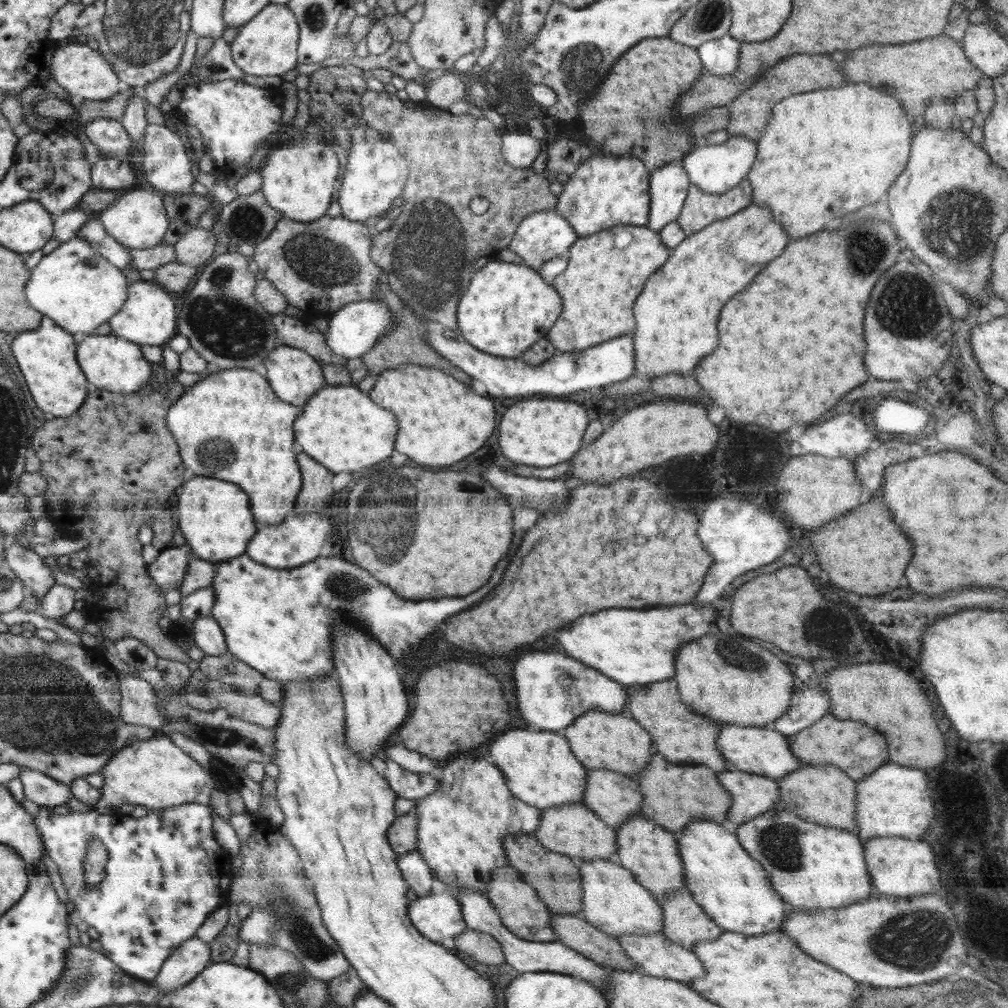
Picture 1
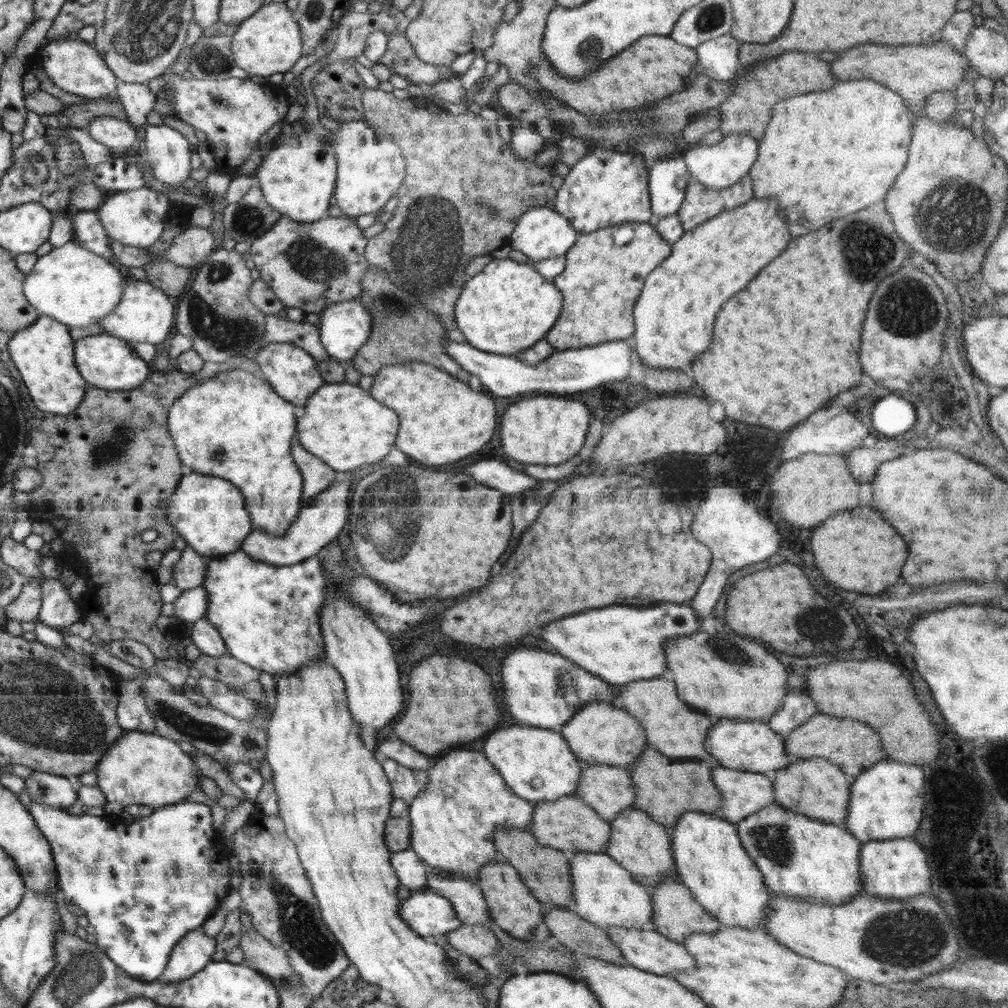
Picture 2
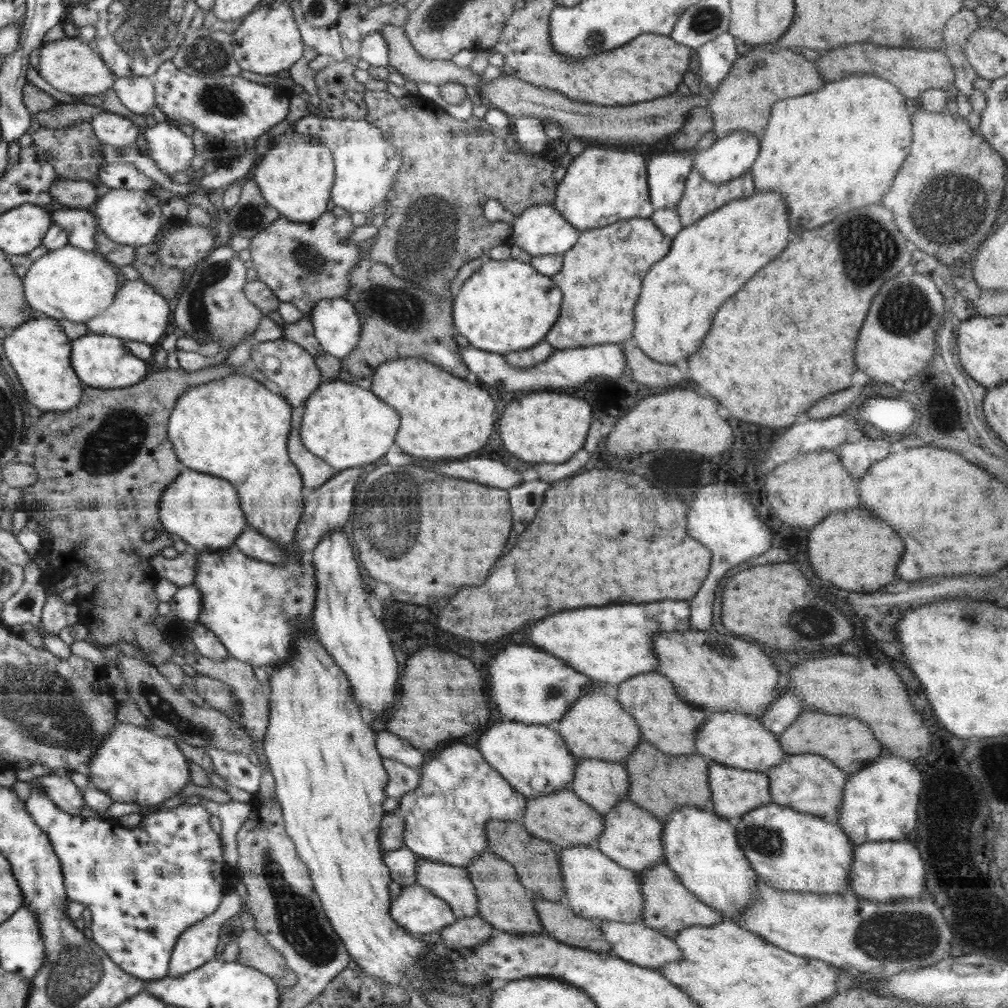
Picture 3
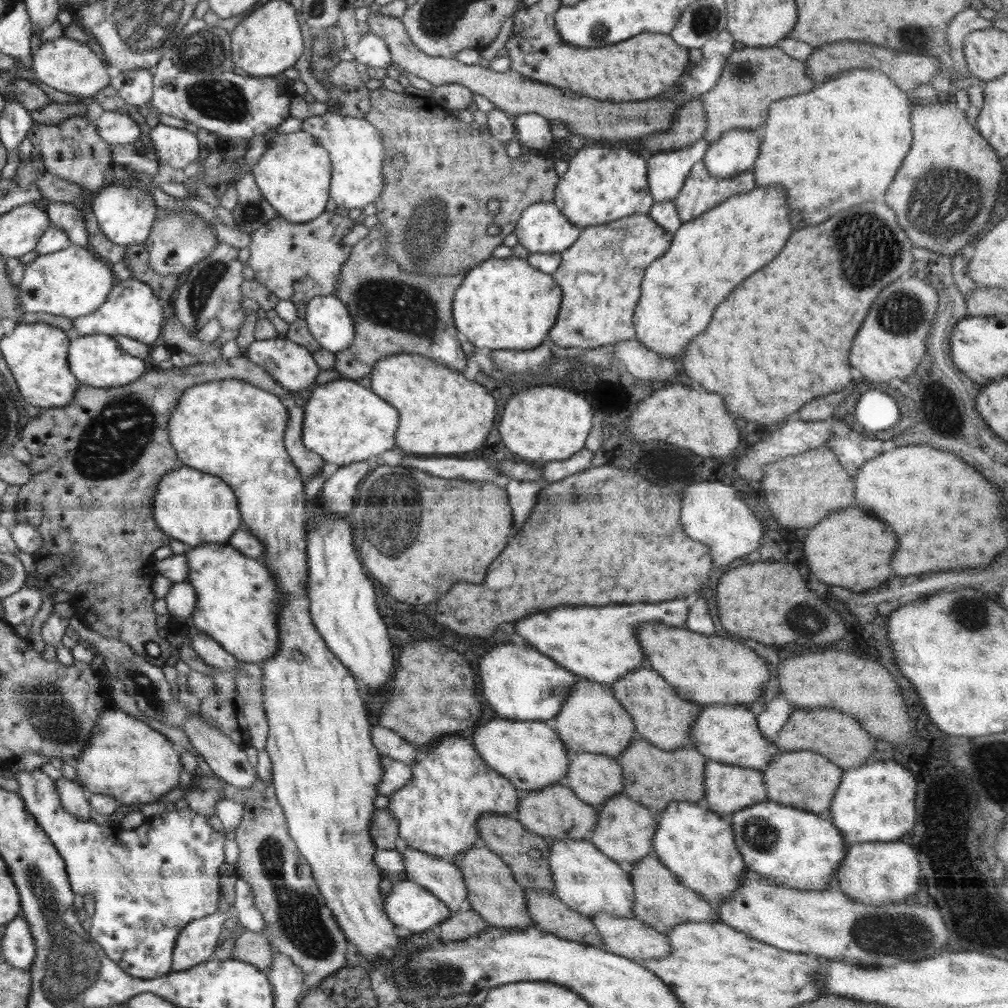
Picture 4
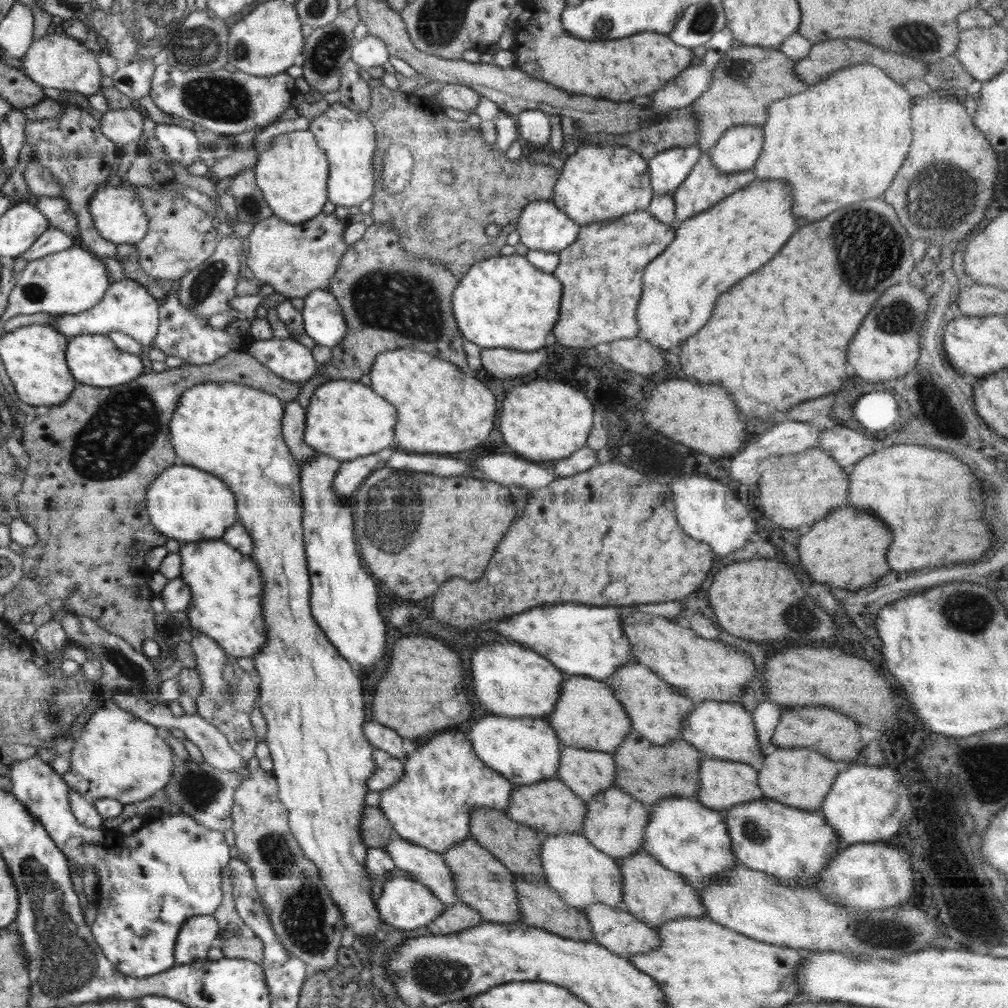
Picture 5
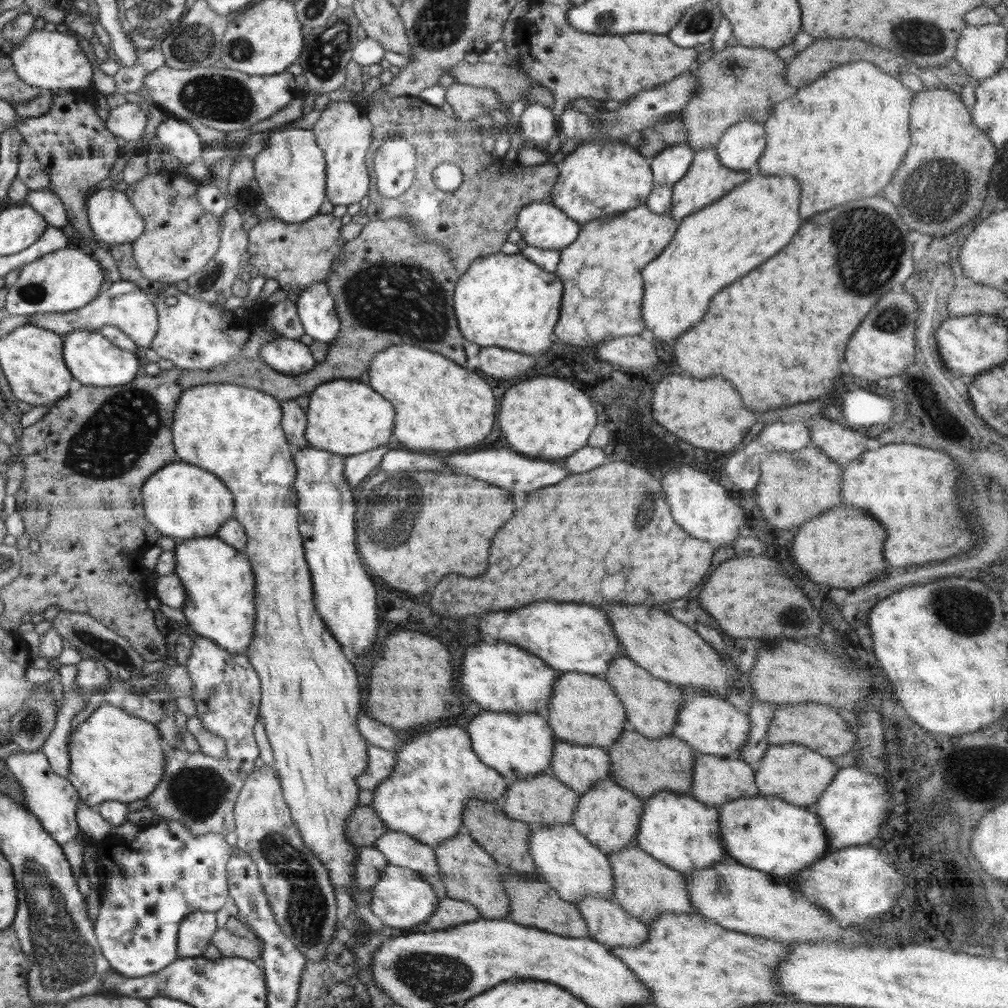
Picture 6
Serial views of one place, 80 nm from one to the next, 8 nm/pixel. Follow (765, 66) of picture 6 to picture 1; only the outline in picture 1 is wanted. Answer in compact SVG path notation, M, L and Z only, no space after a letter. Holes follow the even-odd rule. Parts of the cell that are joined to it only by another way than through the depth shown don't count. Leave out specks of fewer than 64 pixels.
M796 54L792 55L792 57L786 57L774 67L767 69L766 73L750 88L728 104L728 108L731 110L731 121L727 124L726 130L730 137L745 136L757 142L771 119L773 107L783 99L798 93L818 89L840 88L847 83L848 80L840 72L840 66L836 62L832 62L830 58L826 58L826 56ZM832 66L834 66L834 72L832 72Z

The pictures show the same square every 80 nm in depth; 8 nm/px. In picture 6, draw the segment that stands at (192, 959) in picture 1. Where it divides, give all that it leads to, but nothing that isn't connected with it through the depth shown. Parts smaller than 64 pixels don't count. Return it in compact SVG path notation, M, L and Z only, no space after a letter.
M195 910L182 919L177 938L177 958L202 957L216 929L214 912Z

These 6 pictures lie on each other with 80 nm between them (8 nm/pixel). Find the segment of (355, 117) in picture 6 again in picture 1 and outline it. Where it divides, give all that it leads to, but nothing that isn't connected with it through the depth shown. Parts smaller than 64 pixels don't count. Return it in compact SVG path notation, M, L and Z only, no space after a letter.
M366 124L348 128L352 133L352 148L348 153L348 163L339 187L338 204L344 219L363 223L374 216L384 216L391 209L394 200L401 196L405 187L409 168L401 152L390 140L380 136Z

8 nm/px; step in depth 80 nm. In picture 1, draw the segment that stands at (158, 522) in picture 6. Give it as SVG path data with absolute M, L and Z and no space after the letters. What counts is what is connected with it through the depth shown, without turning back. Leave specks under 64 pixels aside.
M195 475L182 484L173 507L178 509L178 526L194 556L210 563L228 562L245 554L250 539L258 530L252 518L249 496L239 486L227 480Z

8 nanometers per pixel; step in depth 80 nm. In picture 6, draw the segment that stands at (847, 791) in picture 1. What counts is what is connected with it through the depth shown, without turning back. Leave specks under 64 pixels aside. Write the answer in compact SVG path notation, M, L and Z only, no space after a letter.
M769 745L759 769L755 771L755 783L762 797L774 796L799 807L813 809L839 769L836 762L806 746Z

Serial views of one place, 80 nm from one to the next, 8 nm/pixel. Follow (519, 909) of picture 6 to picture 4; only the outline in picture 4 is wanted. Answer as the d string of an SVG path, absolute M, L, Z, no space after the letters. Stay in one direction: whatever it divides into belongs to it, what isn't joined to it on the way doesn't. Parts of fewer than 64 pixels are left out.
M524 887L524 890L527 909L538 929L566 941L604 947L591 917L572 910L556 894L534 888Z

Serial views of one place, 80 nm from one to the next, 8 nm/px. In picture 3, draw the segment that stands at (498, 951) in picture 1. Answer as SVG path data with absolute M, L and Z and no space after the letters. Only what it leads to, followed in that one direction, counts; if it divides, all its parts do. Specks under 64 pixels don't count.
M473 916L458 918L454 924L443 928L439 933L446 946L452 946L457 952L469 952L471 948L476 948L493 936L495 929L479 916Z

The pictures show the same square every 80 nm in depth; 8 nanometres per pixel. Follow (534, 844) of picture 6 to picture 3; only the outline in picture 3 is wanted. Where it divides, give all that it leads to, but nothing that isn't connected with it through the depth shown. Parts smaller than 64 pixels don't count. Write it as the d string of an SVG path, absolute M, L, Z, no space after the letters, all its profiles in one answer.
M575 844L557 850L563 878L563 902L576 915L595 922L608 920L632 924L641 921L644 899L634 871L622 868L596 846Z

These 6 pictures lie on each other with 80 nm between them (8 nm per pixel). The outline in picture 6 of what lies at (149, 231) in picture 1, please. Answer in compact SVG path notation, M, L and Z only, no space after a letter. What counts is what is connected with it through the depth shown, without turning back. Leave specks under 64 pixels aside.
M123 187L95 192L87 212L97 240L106 245L132 243L146 227L146 220Z

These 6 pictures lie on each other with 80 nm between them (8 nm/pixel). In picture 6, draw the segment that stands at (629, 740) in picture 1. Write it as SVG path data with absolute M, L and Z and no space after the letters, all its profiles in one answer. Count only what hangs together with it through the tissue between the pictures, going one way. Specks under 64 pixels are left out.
M582 672L559 673L545 717L557 741L582 746L598 746L611 751L616 739L628 726L624 705L614 689L598 675Z

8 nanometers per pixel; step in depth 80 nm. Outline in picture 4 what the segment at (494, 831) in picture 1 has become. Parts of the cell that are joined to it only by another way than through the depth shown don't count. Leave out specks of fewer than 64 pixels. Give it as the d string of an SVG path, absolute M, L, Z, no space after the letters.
M446 738L426 750L422 759L415 760L412 778L400 790L390 794L387 809L399 822L399 836L410 848L421 850L432 856L445 858L452 862L457 854L466 852L477 843L480 844L477 829L478 819L485 812L504 816L514 816L517 812L518 798L521 791L490 765L482 760L472 742L460 738Z

